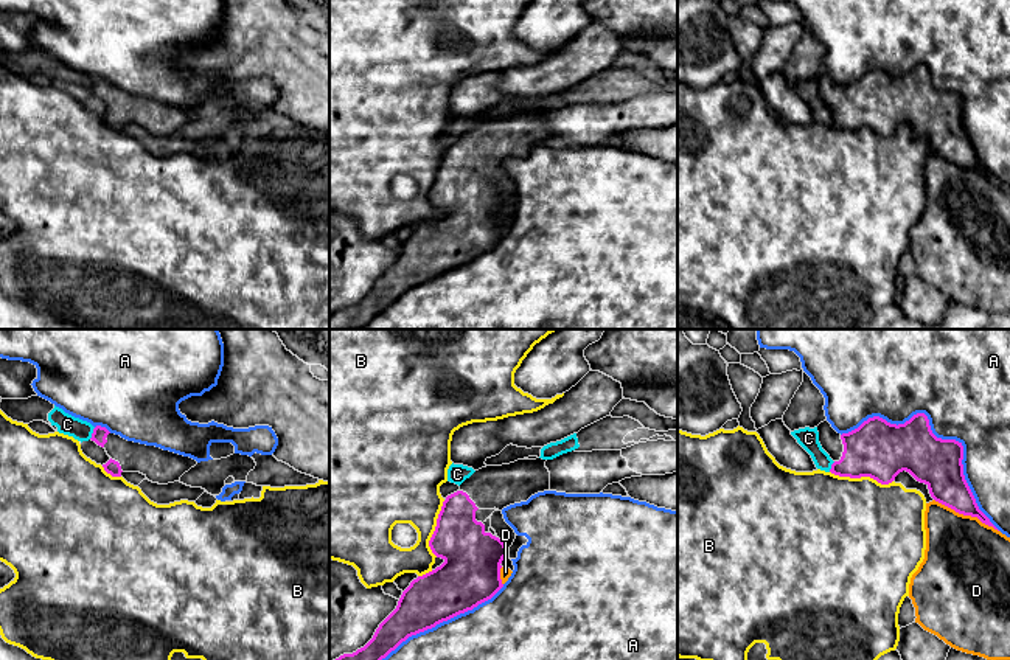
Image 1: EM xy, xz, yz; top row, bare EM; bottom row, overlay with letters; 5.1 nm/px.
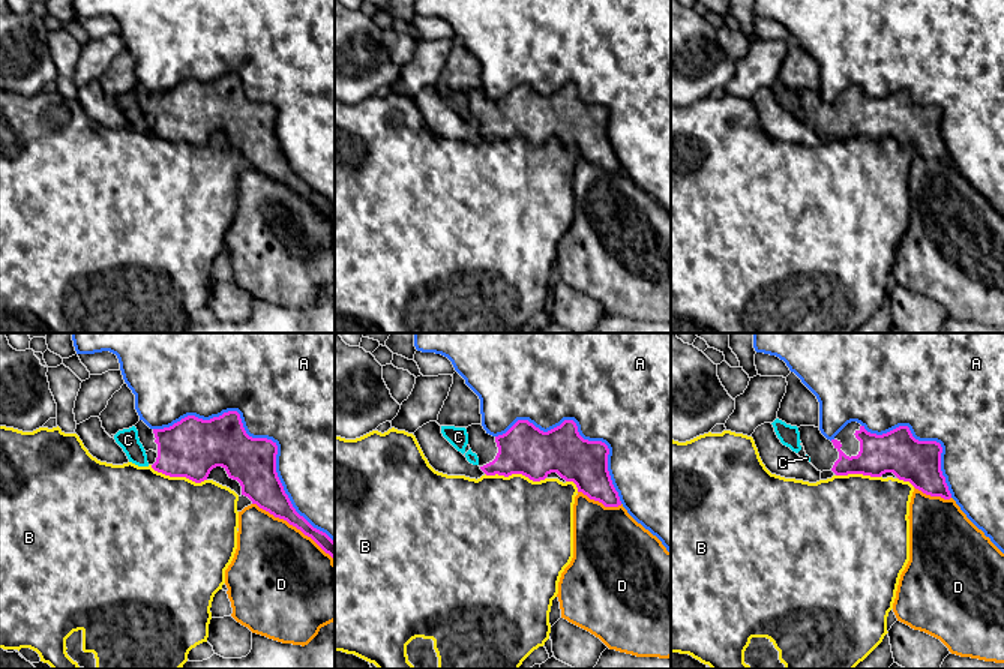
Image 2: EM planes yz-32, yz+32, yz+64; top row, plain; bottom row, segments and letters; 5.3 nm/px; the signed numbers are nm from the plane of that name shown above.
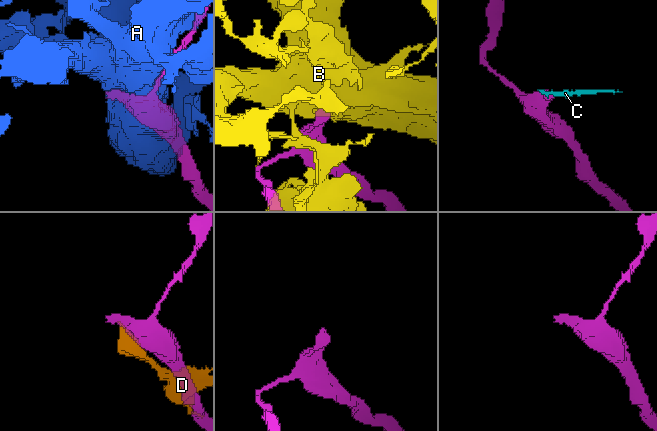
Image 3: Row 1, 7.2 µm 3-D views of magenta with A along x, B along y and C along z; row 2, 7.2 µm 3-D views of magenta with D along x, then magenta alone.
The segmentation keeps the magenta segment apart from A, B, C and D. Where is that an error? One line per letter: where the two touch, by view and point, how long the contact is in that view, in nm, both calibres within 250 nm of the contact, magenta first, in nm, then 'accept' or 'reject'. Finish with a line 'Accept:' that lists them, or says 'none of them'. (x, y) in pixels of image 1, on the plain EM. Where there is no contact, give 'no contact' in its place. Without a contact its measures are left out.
A: contact yz (939, 90); length 950 nm; calibres 260 and 440 nm; reject
B: contact yz (861, 128); length 340 nm; calibres 300 and 480 nm; reject
C: contact xy (92, 86); length 70 nm; calibres 80 and 110 nm; reject
D: contact yz (967, 166); length 380 nm; calibres 200 and 440 nm; reject
Accept: none of them

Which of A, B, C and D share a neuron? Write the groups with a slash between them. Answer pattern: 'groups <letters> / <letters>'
groups A / B / C / D

